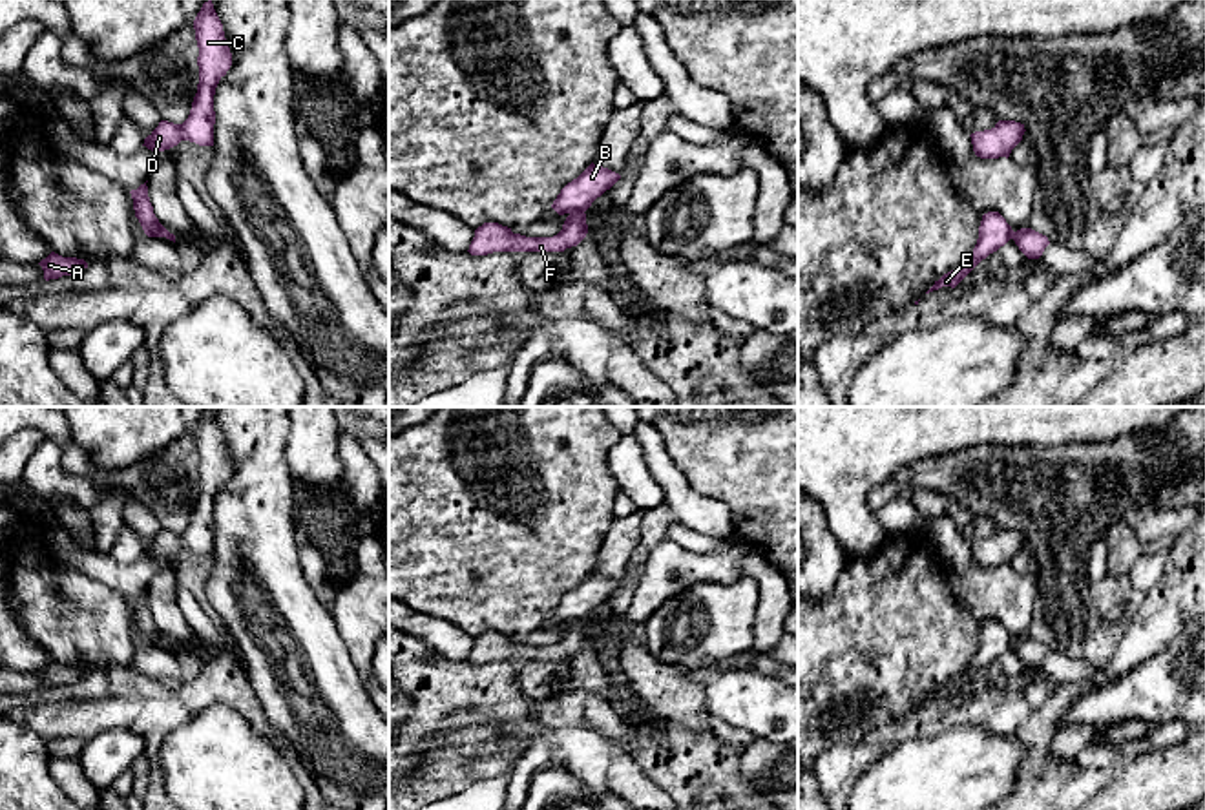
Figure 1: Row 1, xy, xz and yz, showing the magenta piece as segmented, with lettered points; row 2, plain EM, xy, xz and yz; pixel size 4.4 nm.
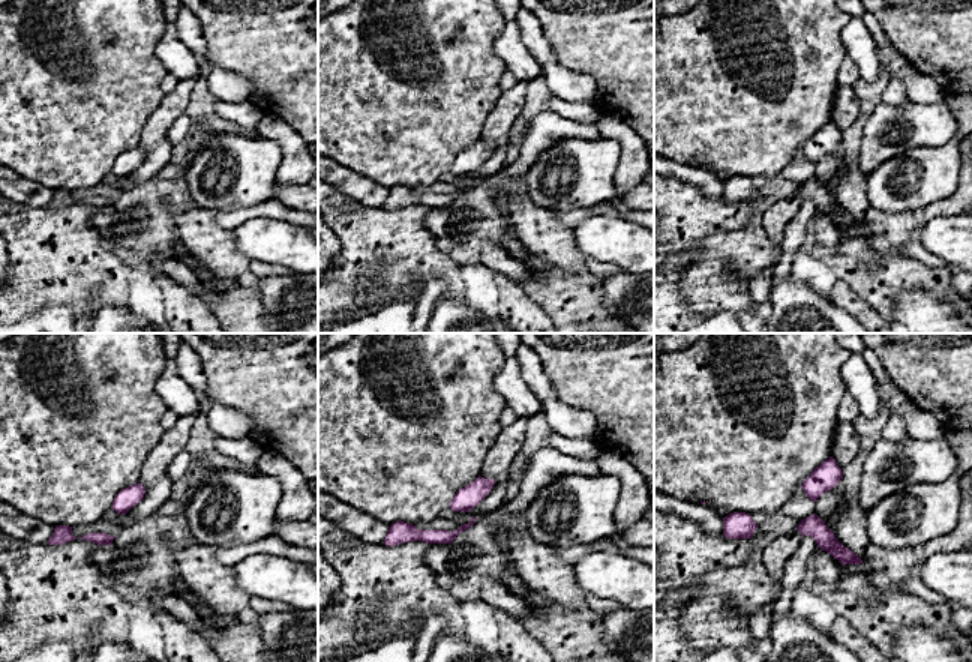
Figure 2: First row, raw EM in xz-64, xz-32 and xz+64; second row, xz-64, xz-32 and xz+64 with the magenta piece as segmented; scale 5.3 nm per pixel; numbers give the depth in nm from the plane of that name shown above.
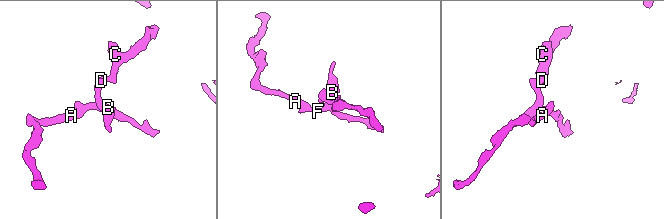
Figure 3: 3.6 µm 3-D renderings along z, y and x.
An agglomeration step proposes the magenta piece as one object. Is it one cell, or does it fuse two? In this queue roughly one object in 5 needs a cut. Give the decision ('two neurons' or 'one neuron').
two neurons

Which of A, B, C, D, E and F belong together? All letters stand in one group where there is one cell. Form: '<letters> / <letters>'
A F / B C D E

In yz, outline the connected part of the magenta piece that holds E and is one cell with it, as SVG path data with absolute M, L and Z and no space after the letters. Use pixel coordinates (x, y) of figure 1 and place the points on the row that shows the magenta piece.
M999 212L984 213L979 226L979 239L969 259L962 266L944 274L926 294L942 286L955 288L982 259L1004 246L1011 235L1011 226Z

